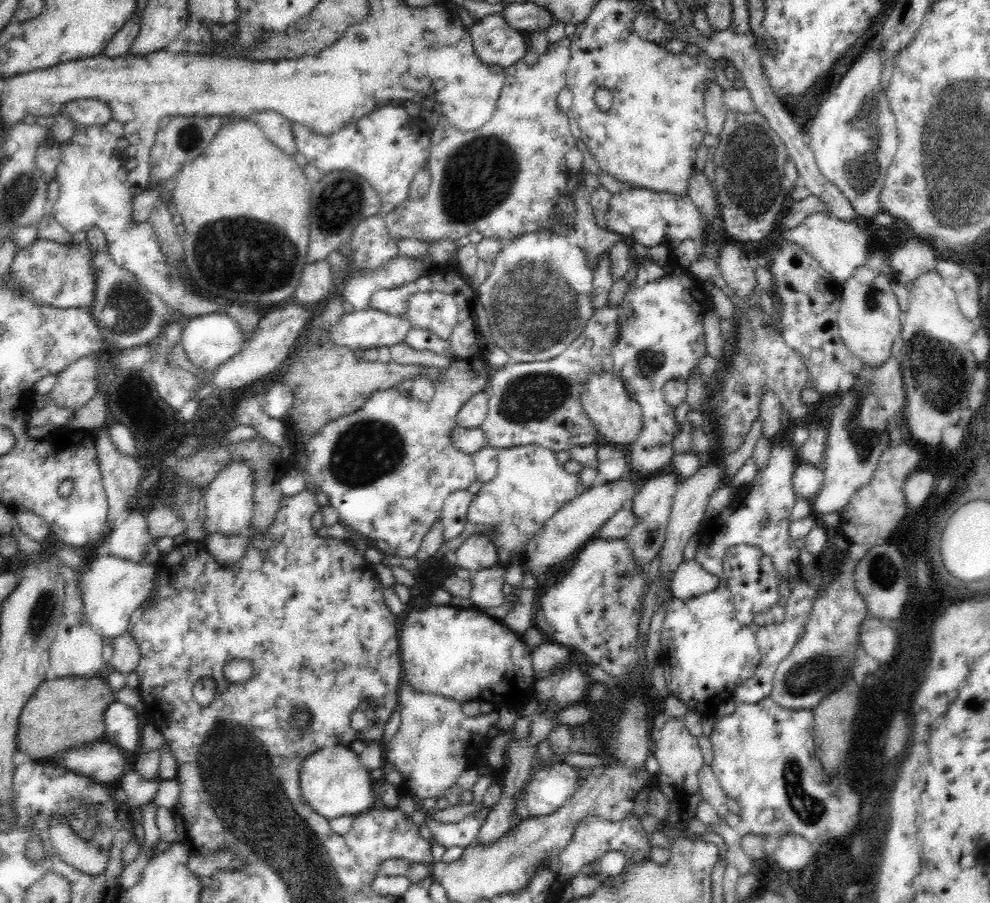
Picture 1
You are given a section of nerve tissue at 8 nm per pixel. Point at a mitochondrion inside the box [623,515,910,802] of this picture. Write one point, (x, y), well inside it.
(819, 672)

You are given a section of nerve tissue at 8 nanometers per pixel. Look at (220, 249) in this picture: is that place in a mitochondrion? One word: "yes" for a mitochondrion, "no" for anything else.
yes

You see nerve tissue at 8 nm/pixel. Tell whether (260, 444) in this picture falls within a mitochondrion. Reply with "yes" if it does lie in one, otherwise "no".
no

